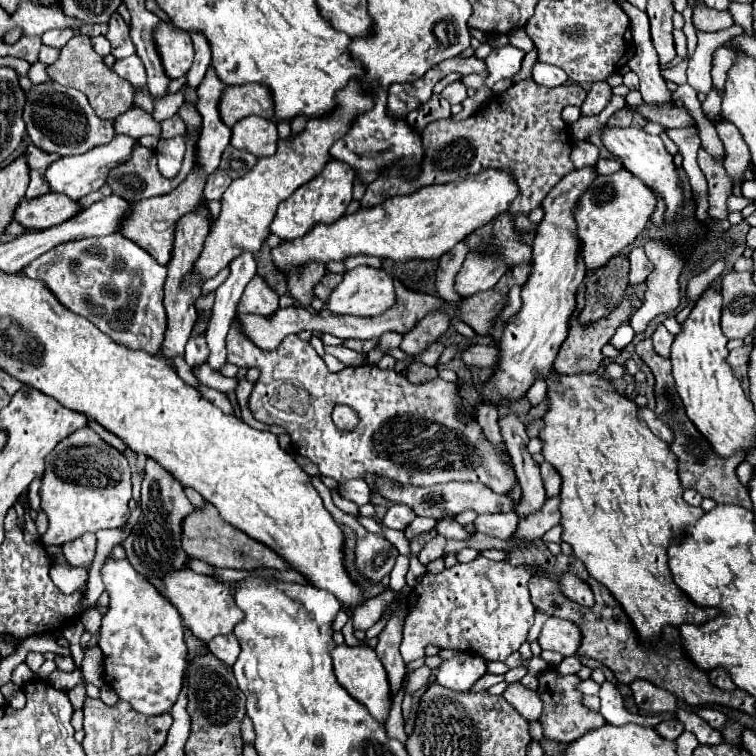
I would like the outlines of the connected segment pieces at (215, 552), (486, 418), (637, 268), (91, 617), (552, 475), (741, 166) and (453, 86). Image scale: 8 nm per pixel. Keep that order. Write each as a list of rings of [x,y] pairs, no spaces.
[[[206,503],[204,511],[194,511],[192,515],[188,515],[186,523],[184,523],[184,537],[182,537],[182,545],[188,551],[190,557],[196,557],[200,561],[206,561],[218,569],[224,567],[232,567],[232,569],[258,569],[258,567],[270,567],[270,569],[290,569],[290,565],[270,547],[266,547],[264,543],[258,543],[256,539],[250,539],[246,533],[242,533],[240,529],[232,527],[230,523],[222,521],[216,507],[212,507],[210,503]]]
[[[486,403],[486,405],[478,405],[478,425],[482,427],[482,433],[484,433],[484,437],[490,441],[490,443],[494,443],[494,447],[498,449],[498,451],[506,451],[506,447],[504,447],[504,439],[502,439],[502,435],[500,435],[500,427],[498,427],[498,409],[494,407],[494,405],[490,405],[490,403]]]
[[[634,247],[630,251],[630,283],[640,283],[646,281],[646,277],[652,273],[652,261],[646,257],[644,247]]]
[[[86,609],[86,613],[82,613],[82,623],[84,623],[84,627],[86,630],[92,633],[95,630],[98,631],[100,629],[100,619],[102,619],[102,615],[100,615],[100,611],[98,609]]]
[[[546,461],[540,465],[540,475],[542,475],[542,481],[544,481],[544,491],[546,491],[546,497],[556,497],[558,491],[560,491],[560,479],[558,479],[558,473],[554,471],[554,467],[550,467]]]
[[[728,121],[718,123],[716,131],[726,149],[726,157],[724,157],[726,173],[730,177],[740,177],[746,171],[746,167],[750,165],[750,151],[748,151],[746,141],[742,139],[740,131]]]
[[[454,81],[450,83],[444,91],[442,91],[442,97],[448,99],[452,105],[456,103],[462,103],[466,99],[466,85],[462,81]]]

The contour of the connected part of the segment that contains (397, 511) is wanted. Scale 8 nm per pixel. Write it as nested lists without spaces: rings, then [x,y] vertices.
[[[392,505],[388,511],[386,511],[386,515],[384,515],[384,519],[382,519],[382,525],[384,527],[390,527],[390,529],[398,529],[398,531],[404,531],[412,521],[414,521],[414,513],[410,511],[410,507],[406,507],[406,505]]]

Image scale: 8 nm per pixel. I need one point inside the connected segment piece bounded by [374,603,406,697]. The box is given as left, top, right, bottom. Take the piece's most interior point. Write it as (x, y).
(389, 640)

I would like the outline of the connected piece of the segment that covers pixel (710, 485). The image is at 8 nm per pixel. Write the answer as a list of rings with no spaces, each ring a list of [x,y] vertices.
[[[644,339],[636,345],[636,353],[642,357],[642,361],[652,369],[654,377],[656,377],[656,415],[670,423],[670,429],[674,431],[674,443],[670,445],[672,453],[678,457],[678,477],[682,481],[682,487],[688,489],[696,489],[702,497],[710,497],[716,503],[738,503],[746,509],[752,509],[752,501],[748,495],[748,489],[738,481],[736,477],[736,467],[744,461],[744,455],[734,455],[730,459],[718,459],[718,455],[712,453],[710,445],[706,443],[706,439],[700,435],[700,431],[690,423],[690,419],[686,417],[686,413],[682,411],[682,401],[678,399],[678,393],[674,391],[674,379],[672,379],[672,367],[670,367],[670,359],[660,357],[650,339]]]

